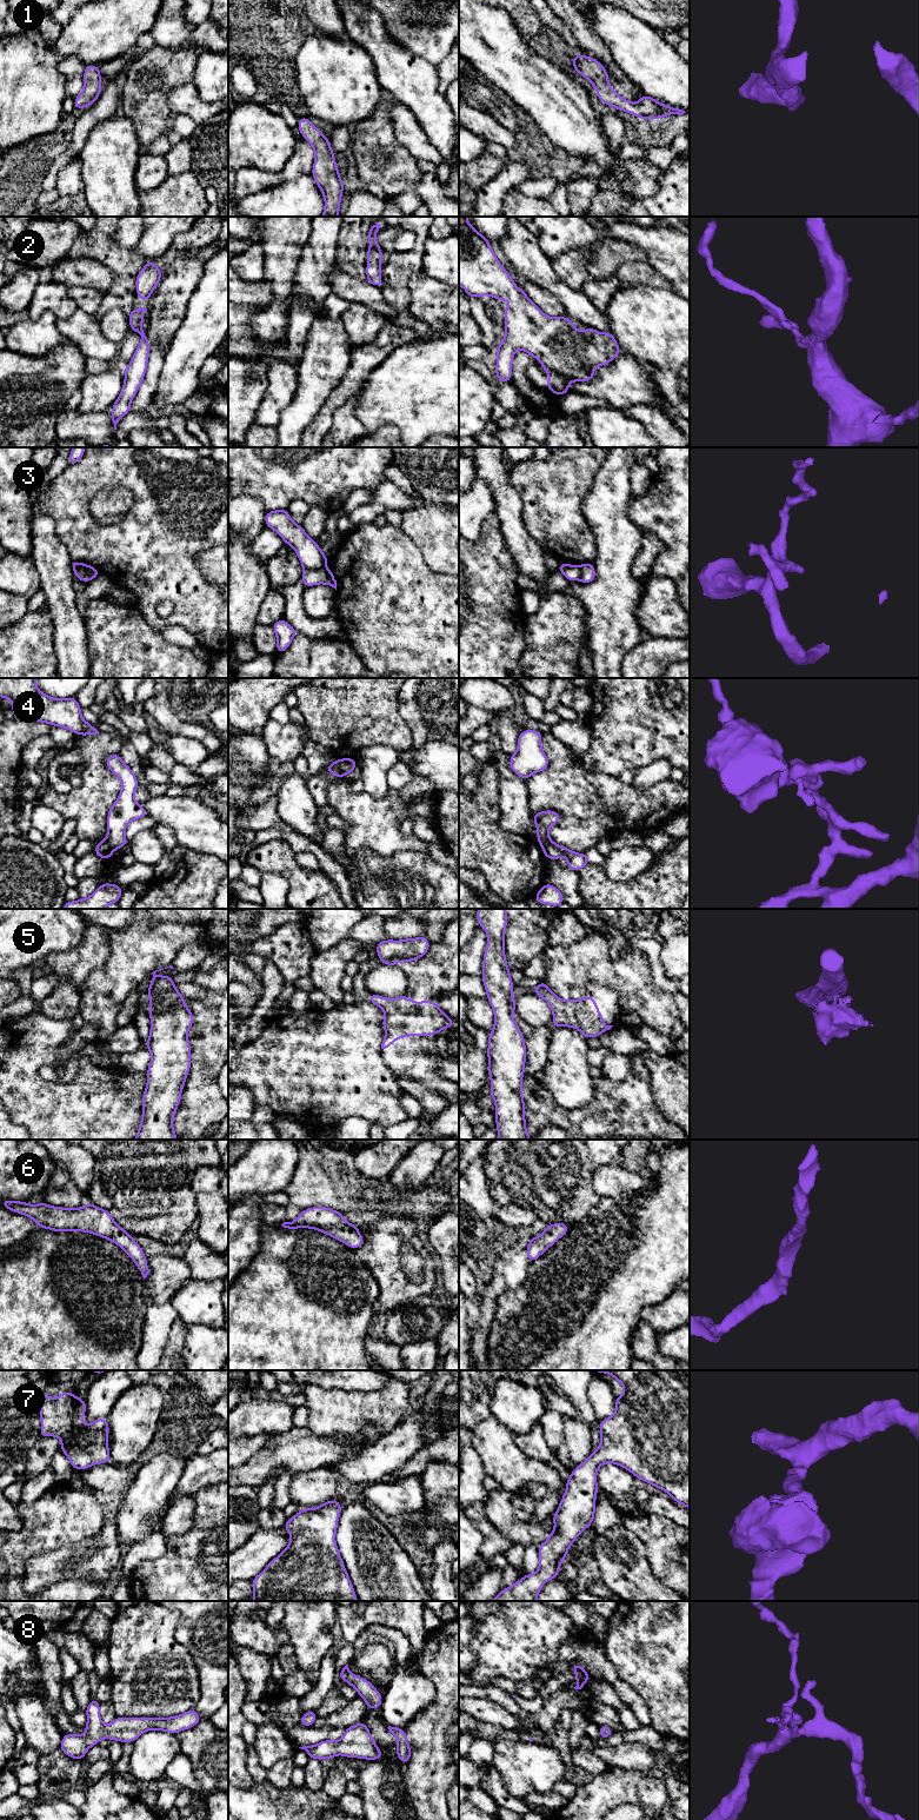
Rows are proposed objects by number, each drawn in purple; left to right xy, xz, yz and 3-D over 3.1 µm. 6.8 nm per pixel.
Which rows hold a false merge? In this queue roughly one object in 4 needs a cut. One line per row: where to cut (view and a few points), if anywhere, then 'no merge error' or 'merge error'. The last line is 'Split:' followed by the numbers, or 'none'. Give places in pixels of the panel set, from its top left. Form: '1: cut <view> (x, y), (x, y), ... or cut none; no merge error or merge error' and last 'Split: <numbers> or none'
1: cut none; no merge error
2: cut none; no merge error
3: cut xz (325, 566), (304, 569); merge error
4: cut xz (337, 759), (344, 775); merge error
5: cut xz (380, 958), (414, 960); merge error
6: cut none; no merge error
7: cut none; no merge error
8: cut none; no merge error
Split: 3, 4, 5

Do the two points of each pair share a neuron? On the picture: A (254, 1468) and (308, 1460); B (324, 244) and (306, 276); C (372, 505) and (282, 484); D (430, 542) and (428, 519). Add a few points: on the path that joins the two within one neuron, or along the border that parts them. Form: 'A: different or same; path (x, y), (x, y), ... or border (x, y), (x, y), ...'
A: same; path (267, 1465), (273, 1460), (295, 1460)
B: same; path (319, 252), (318, 263), (314, 267)
C: different; border (386, 479), (372, 492)
D: same; path (430, 536), (430, 525)

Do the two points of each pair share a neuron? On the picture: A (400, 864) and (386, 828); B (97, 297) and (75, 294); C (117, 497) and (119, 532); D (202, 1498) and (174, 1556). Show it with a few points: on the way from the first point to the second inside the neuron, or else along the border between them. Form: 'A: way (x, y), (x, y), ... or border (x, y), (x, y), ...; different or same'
A: border (368, 850), (381, 856), (407, 850), (424, 852); different
B: way (92, 297), (80, 294); same
C: border (131, 497), (118, 522), (99, 524), (91, 515); different
D: way (202, 1512), (202, 1528), (188, 1542); same

